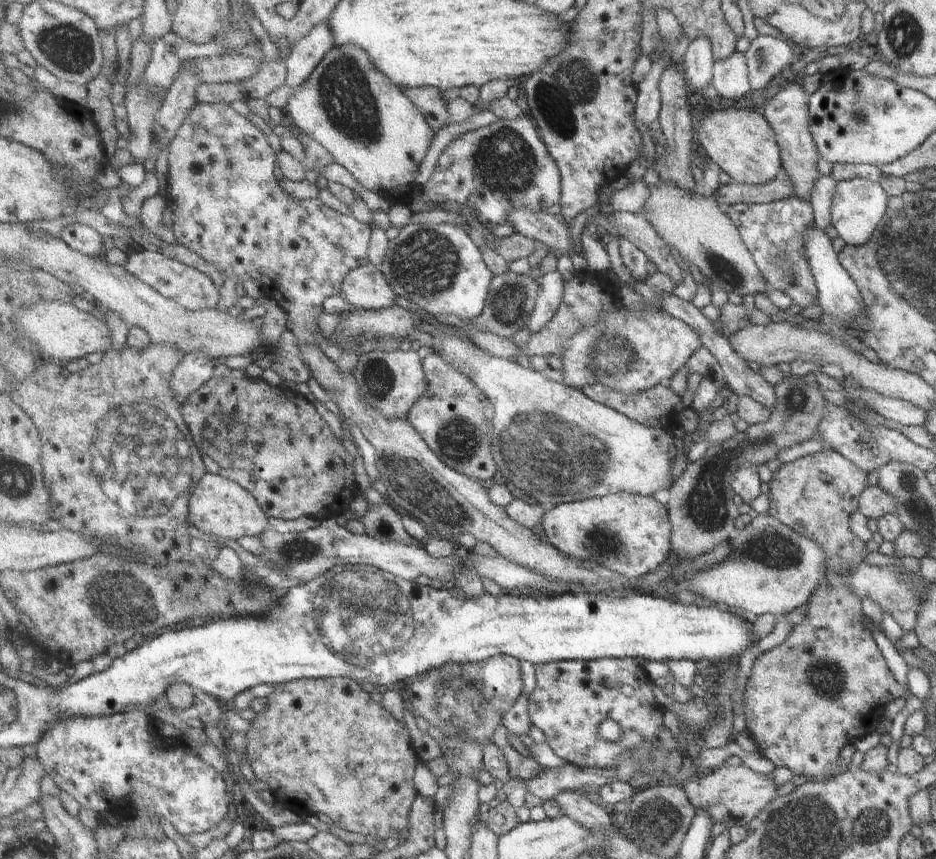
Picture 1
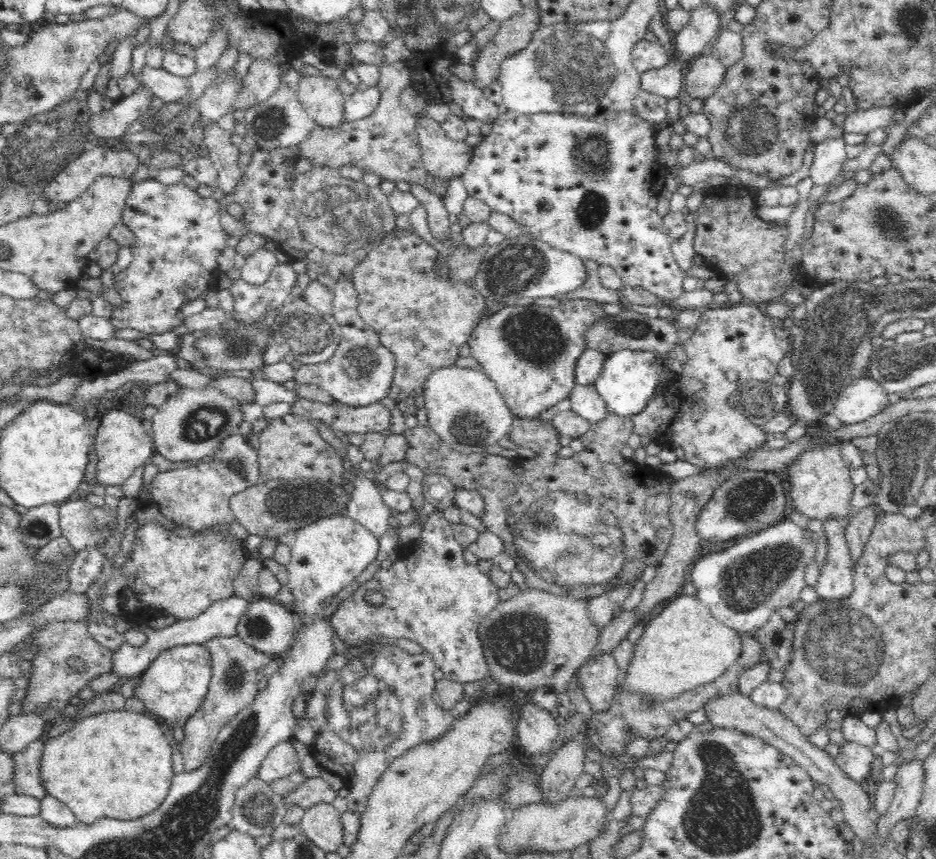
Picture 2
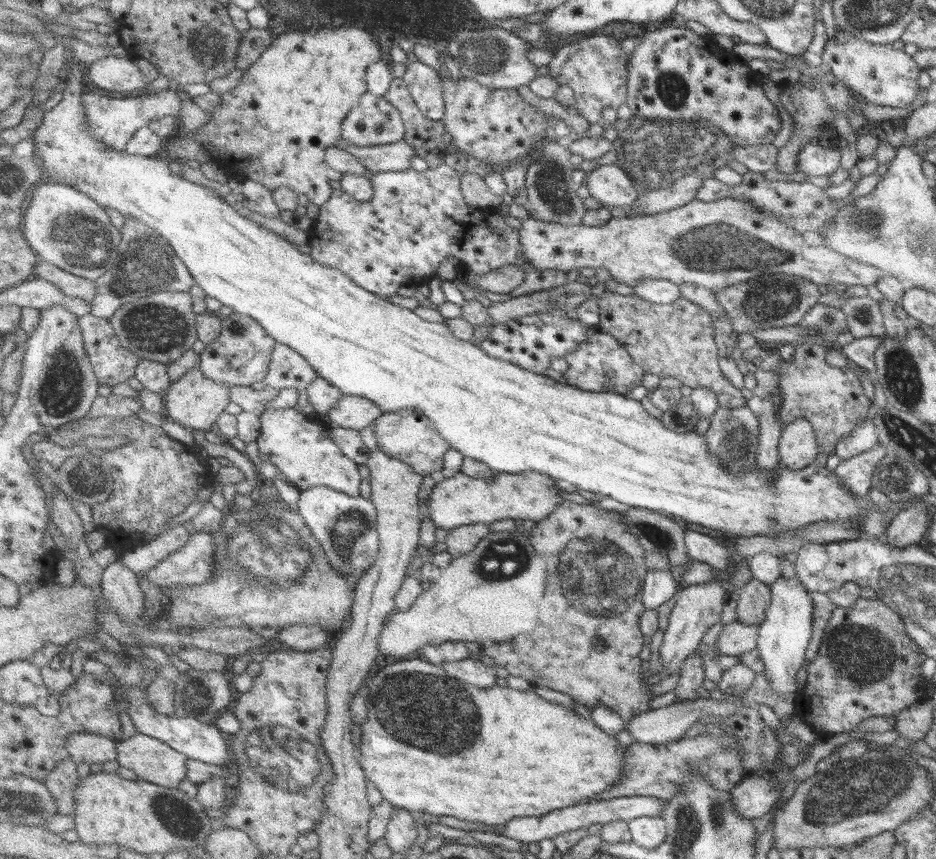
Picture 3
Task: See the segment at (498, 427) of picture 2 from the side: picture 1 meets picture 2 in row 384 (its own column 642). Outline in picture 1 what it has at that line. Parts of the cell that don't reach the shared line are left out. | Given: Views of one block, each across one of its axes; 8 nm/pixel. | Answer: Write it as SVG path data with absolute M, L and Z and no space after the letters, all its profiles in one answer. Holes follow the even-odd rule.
M446 330L446 336L432 335L434 338L434 346L431 351L443 354L447 359L450 359L457 367L466 371L478 383L478 386L493 400L497 416L494 417L495 436L492 442L492 450L494 458L497 460L500 471L498 476L492 478L491 484L498 481L503 483L512 490L515 499L521 499L530 504L542 503L547 507L561 505L562 503L571 503L574 501L585 501L596 497L605 497L609 494L623 494L629 493L632 495L643 495L646 497L654 497L660 490L672 489L676 482L674 482L674 459L670 458L670 443L677 442L676 436L671 432L666 431L664 426L649 427L641 422L635 421L632 417L627 417L622 414L622 411L614 410L614 407L606 406L604 403L599 403L590 395L587 395L584 390L576 389L565 383L550 380L544 372L536 371L533 368L525 368L520 363L512 362L507 357L499 357L485 351L481 346L476 343L464 342L460 338L455 338L459 335L458 332L450 332Z

